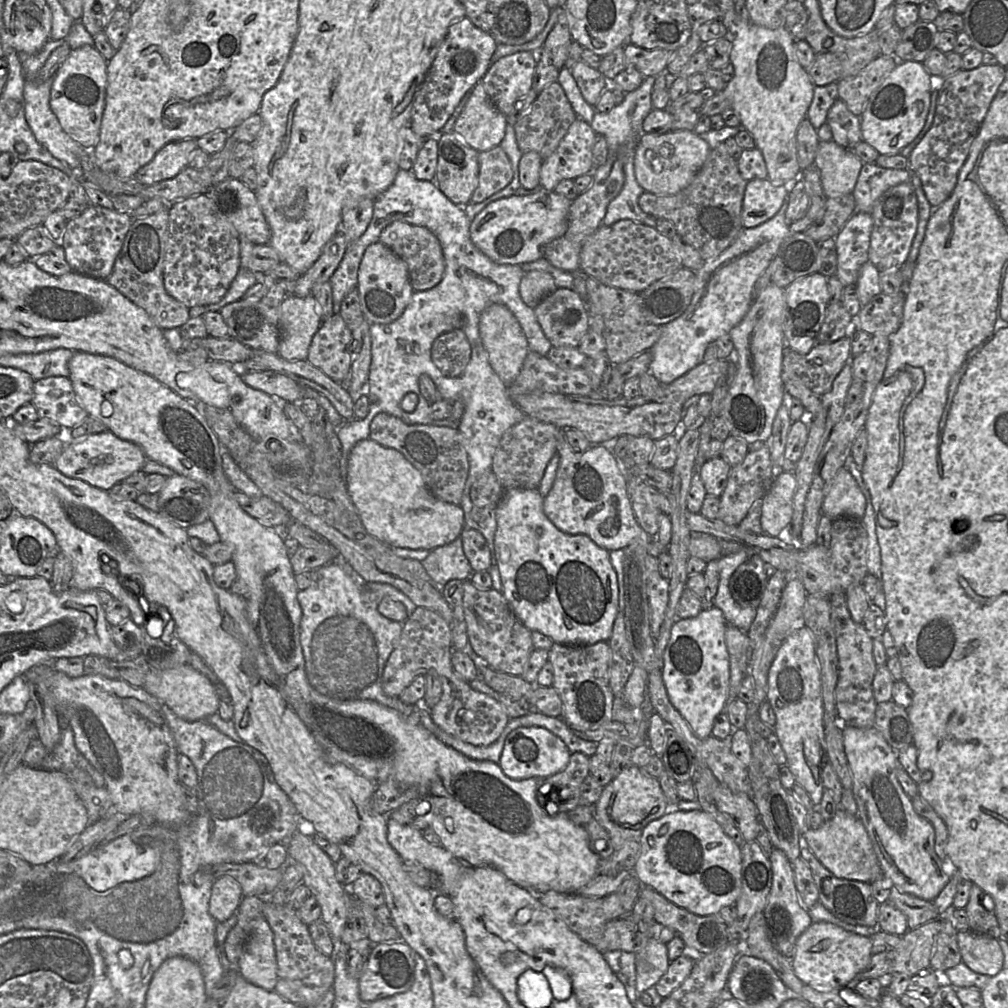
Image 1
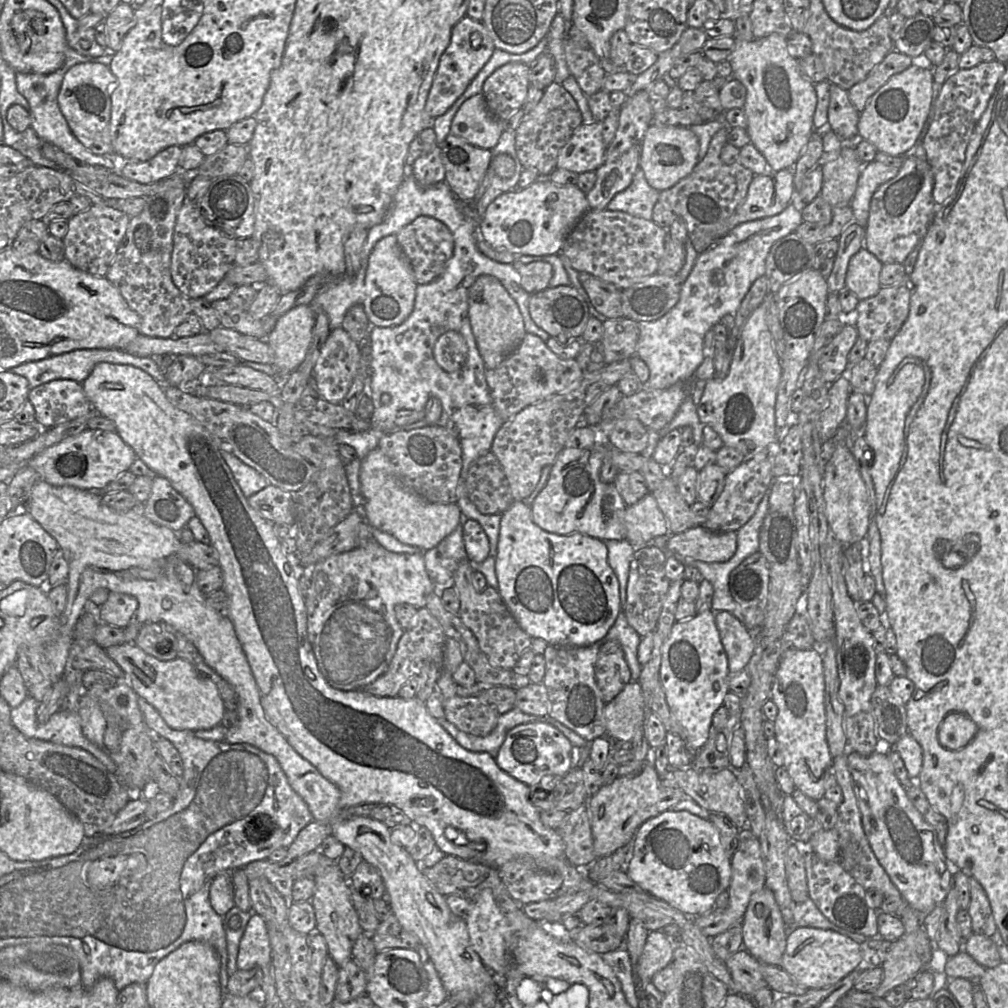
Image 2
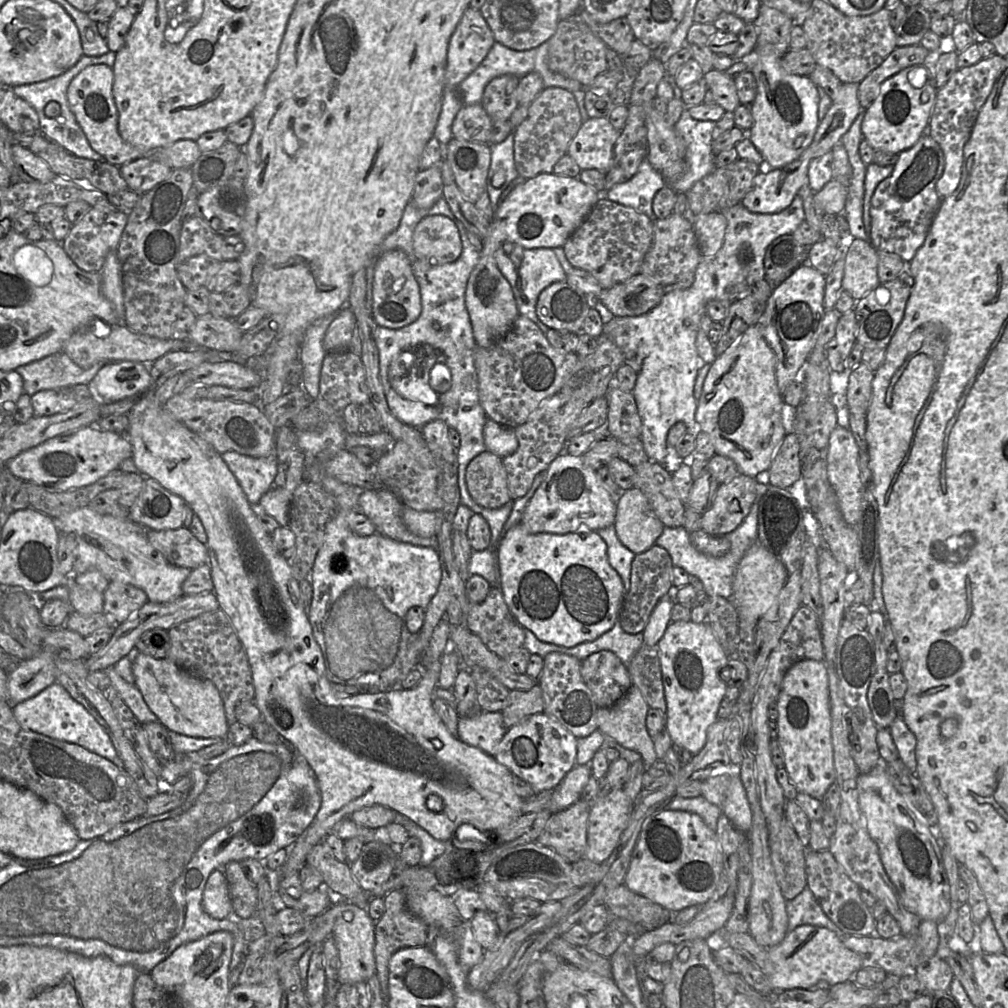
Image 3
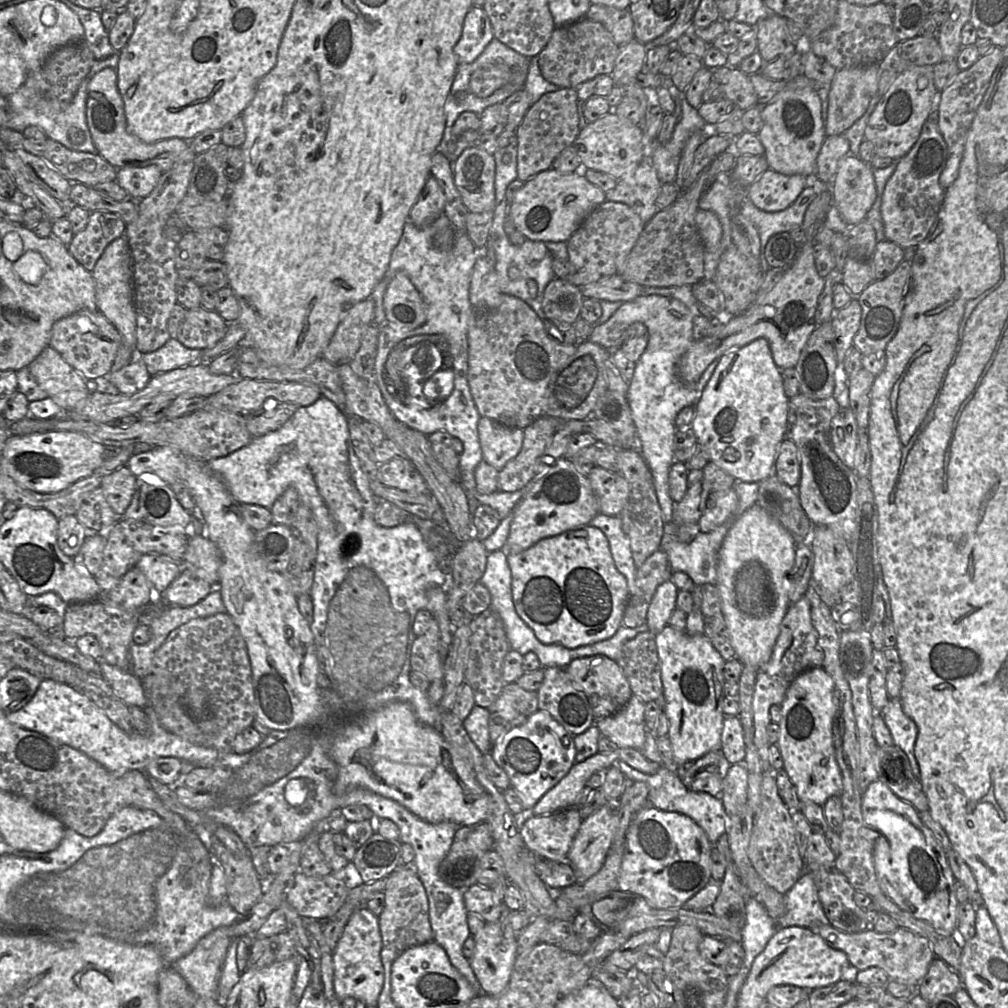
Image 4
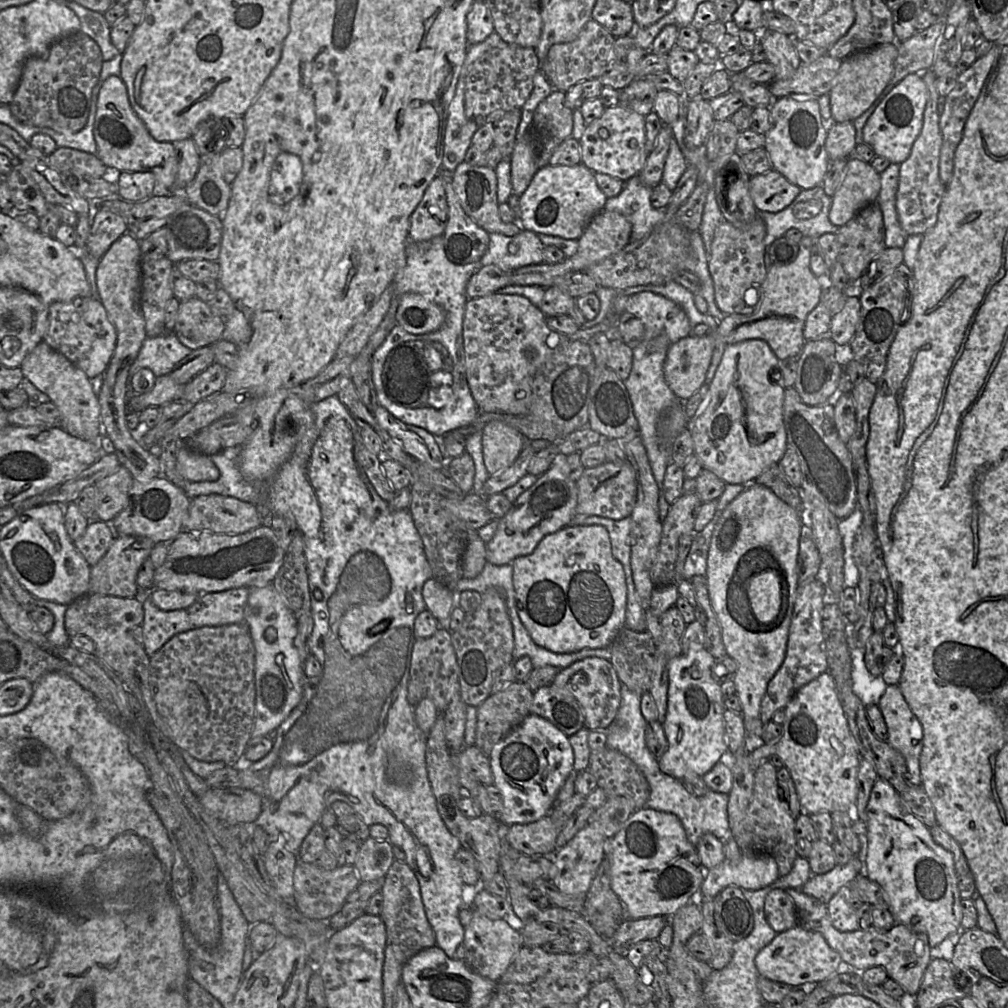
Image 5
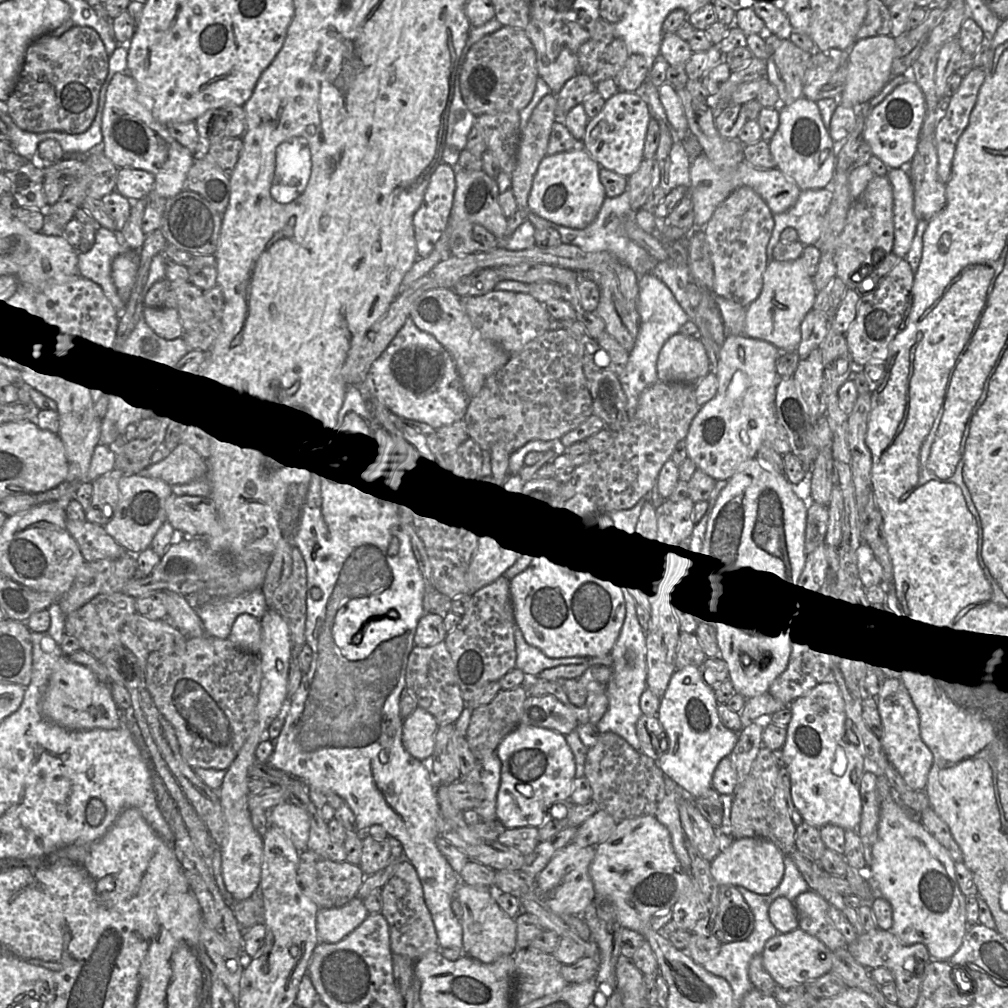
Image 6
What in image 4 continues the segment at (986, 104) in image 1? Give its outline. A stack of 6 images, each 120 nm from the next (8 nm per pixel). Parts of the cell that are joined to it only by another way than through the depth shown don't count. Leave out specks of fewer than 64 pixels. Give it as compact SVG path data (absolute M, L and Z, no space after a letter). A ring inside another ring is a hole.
M994 47L991 53L980 57L971 67L960 71L949 86L938 92L938 127L946 142L948 157L940 177L940 184L948 189L957 179L961 166L967 133L972 125L993 74L1002 59L1002 48Z

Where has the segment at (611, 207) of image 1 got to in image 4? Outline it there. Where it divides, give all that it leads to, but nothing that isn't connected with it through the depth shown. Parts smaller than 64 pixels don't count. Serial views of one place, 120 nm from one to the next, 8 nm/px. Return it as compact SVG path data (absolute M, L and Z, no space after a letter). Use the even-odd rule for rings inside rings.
M644 158L632 171L621 176L617 180L616 186L605 192L605 196L609 201L627 204L639 215L644 223L647 223L655 213L659 211L655 201L661 189L661 185L662 182L650 159Z

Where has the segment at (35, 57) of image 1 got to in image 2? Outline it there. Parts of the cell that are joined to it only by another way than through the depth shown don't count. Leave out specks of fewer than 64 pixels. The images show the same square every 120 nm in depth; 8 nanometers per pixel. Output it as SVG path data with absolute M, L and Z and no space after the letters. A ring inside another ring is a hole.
M69 45L66 49L65 62L63 66L51 74L17 73L17 89L28 101L30 106L31 126L43 142L49 142L59 147L74 159L89 165L97 165L105 168L118 169L119 161L114 157L94 154L86 149L80 141L72 134L68 123L62 114L58 104L58 94L67 71L74 65L84 62L99 62L110 67L113 55L105 54L100 57L85 56L78 53Z

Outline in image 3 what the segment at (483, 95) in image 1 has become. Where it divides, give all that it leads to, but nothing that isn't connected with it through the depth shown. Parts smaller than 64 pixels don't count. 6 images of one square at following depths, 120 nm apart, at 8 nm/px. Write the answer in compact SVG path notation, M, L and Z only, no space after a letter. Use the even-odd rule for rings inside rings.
M482 104L462 107L451 126L454 138L468 142L488 144L493 128L493 121Z

